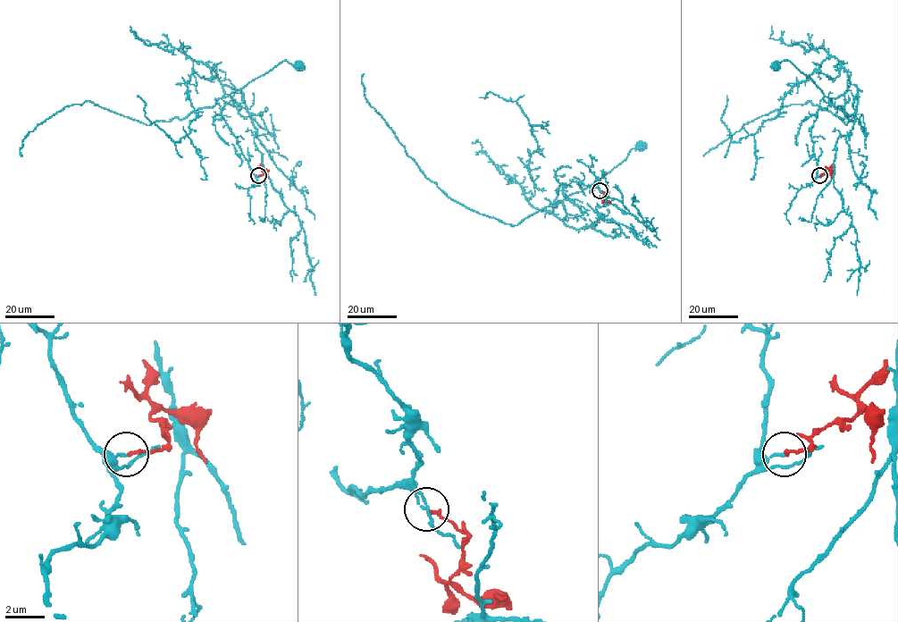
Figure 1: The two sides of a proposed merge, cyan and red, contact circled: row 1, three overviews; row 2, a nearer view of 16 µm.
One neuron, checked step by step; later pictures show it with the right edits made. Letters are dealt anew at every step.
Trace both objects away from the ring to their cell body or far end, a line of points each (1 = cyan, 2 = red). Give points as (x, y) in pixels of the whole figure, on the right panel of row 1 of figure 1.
1: (819, 175), (810, 127), (818, 109), (829, 104), (843, 106), (845, 96), (826, 96), (789, 61), (776, 64)
2: (819, 175), (830, 170), (831, 177)

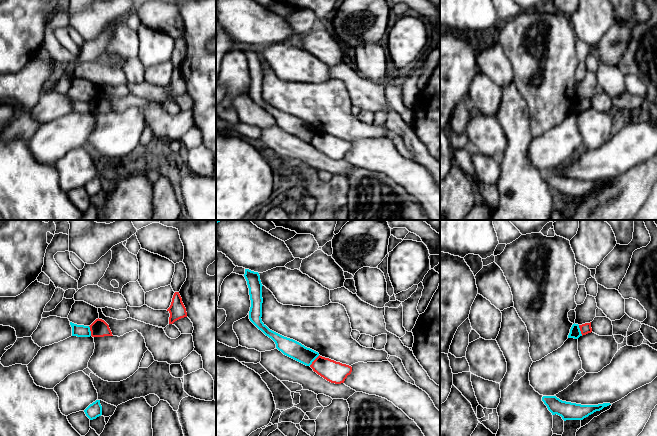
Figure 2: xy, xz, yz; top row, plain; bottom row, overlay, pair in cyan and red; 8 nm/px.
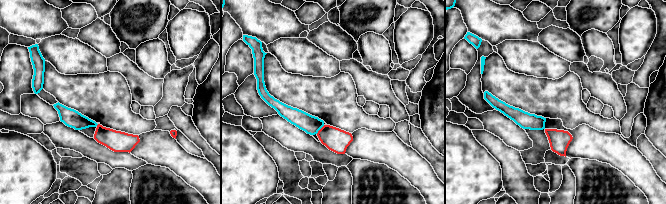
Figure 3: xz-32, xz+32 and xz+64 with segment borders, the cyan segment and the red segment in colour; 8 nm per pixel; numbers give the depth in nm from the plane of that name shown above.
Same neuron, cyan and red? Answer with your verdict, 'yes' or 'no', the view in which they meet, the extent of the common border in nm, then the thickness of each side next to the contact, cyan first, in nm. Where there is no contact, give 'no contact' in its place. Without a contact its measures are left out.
no; meets cyan in xz; contact 120 nm long; 140 nm thick on the cyan side, 180 nm on the other

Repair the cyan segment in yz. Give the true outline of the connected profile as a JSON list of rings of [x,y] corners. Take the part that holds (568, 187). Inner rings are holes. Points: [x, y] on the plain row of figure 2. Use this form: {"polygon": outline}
{"polygon": [[[543,172],[542,177],[547,182],[552,191],[559,191],[564,197],[566,196],[583,196],[596,187],[611,181],[603,179],[598,181],[581,181],[571,178],[562,177],[556,172]]]}

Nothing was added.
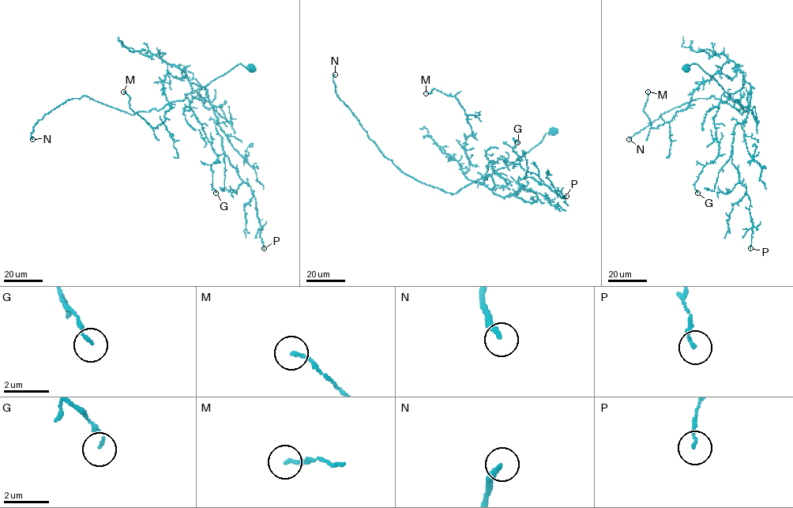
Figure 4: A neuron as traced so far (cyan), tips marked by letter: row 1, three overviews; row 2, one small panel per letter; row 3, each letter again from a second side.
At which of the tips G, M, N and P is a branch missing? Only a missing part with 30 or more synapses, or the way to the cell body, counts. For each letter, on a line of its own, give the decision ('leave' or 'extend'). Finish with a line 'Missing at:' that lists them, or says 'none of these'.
G: leave
M: leave
N: extend
P: leave
Missing at: N

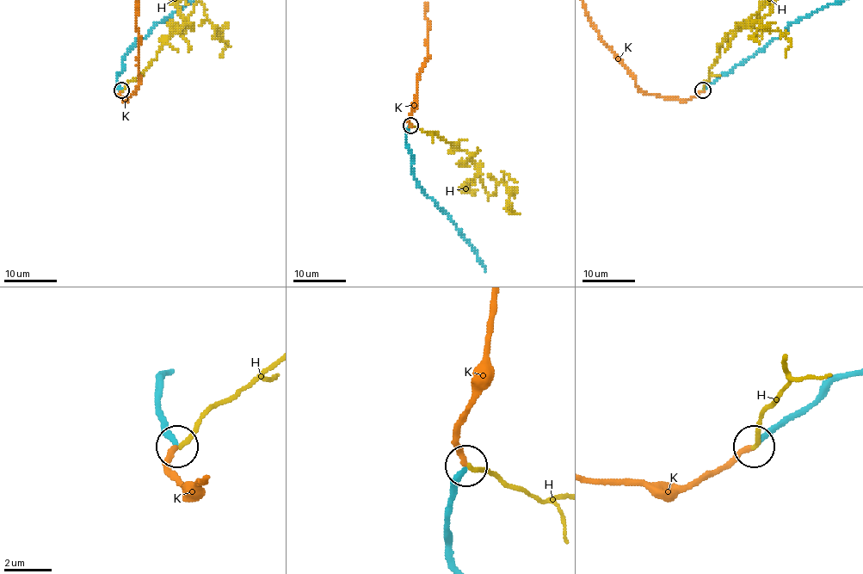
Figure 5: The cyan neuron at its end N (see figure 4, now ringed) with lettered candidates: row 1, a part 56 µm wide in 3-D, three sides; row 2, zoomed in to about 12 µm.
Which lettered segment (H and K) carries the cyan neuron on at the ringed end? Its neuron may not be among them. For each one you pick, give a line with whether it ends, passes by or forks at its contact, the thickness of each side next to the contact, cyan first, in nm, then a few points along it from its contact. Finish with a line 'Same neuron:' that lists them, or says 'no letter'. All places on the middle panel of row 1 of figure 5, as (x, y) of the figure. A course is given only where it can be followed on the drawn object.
K: It ends there. Thickness 240 nm (cyan) against 200 nm
Same neuron: K

